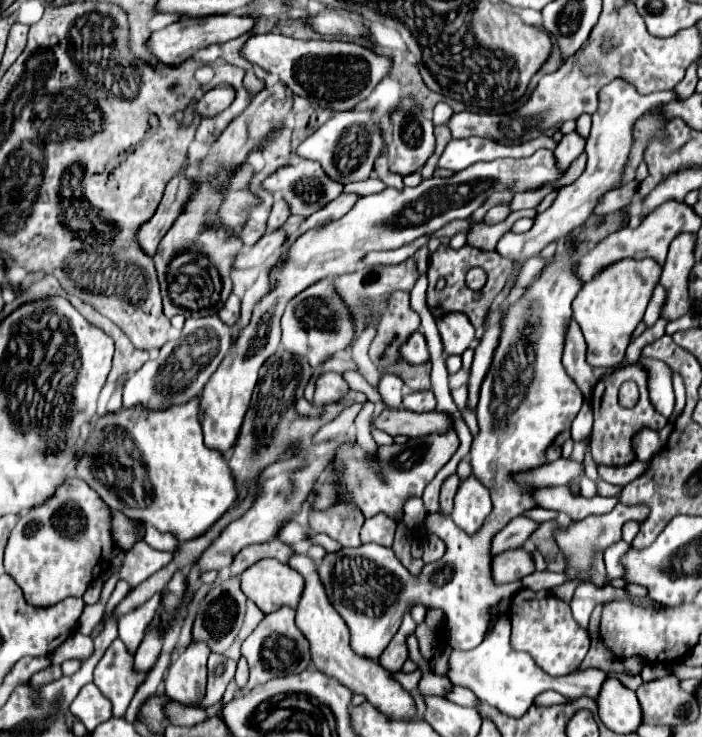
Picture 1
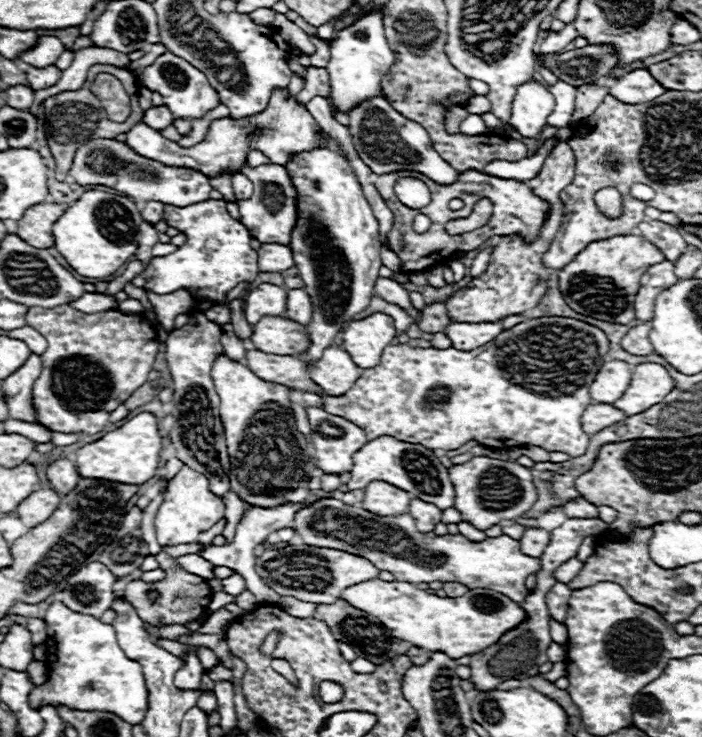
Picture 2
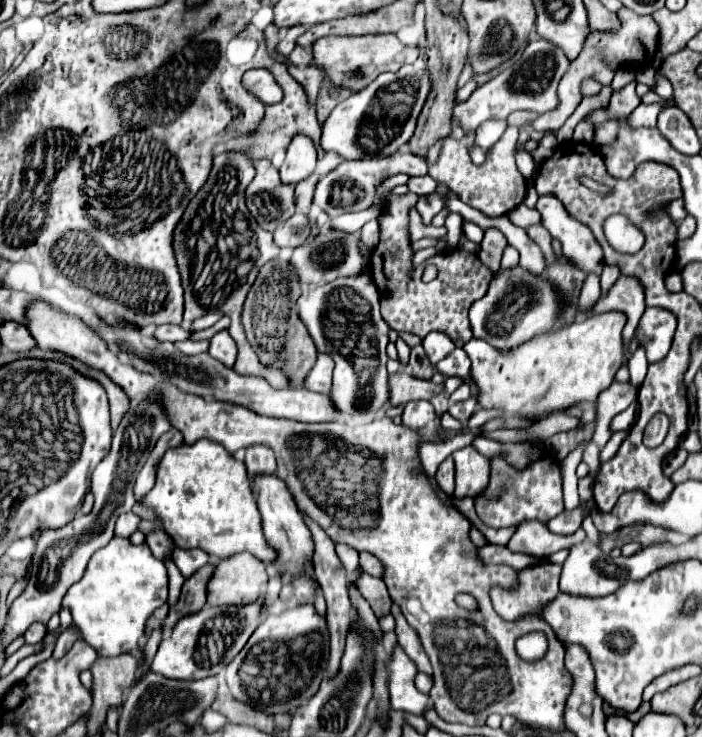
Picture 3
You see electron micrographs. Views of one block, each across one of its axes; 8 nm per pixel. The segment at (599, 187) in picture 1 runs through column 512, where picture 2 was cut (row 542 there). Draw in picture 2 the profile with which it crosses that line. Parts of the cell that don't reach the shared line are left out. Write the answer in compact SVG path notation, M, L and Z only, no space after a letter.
M284 504L284 506L276 506L276 508L250 508L242 520L238 522L236 526L236 536L234 536L234 542L228 544L228 546L209 546L206 549L202 549L197 552L199 556L205 560L211 562L214 566L226 566L226 568L234 568L236 572L240 572L248 584L248 590L256 596L256 600L260 604L274 604L278 602L278 594L268 588L260 576L254 572L254 546L256 544L262 544L266 540L268 534L276 532L276 530L282 530L282 528L288 528L294 520L294 514L296 510L300 510L304 504Z

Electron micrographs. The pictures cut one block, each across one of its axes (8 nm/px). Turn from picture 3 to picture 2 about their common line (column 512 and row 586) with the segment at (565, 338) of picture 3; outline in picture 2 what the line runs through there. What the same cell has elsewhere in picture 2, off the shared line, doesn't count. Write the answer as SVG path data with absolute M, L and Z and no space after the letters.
M366 580L354 586L348 586L342 596L354 608L360 608L372 616L376 616L388 630L394 632L396 638L410 642L416 648L428 652L444 652L446 656L460 658L476 654L490 644L498 642L498 638L518 626L526 614L520 604L508 600L506 596L494 590L470 590L460 598L440 598L434 594L426 594L408 582L384 582L384 580Z

